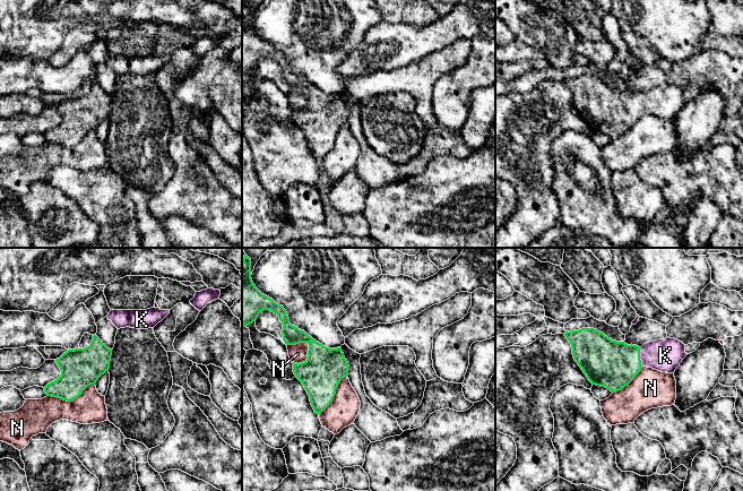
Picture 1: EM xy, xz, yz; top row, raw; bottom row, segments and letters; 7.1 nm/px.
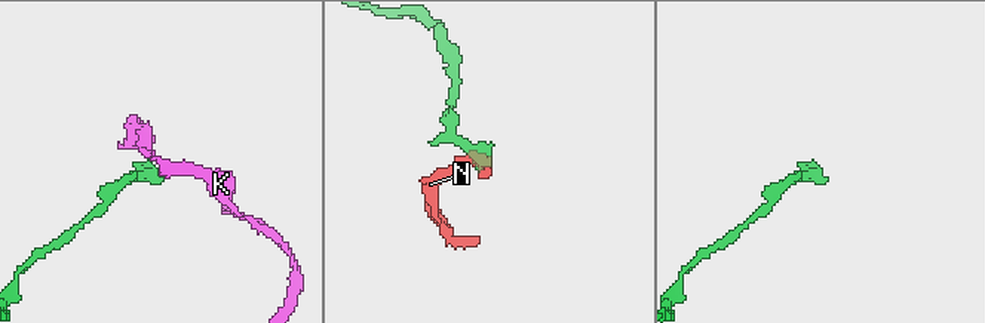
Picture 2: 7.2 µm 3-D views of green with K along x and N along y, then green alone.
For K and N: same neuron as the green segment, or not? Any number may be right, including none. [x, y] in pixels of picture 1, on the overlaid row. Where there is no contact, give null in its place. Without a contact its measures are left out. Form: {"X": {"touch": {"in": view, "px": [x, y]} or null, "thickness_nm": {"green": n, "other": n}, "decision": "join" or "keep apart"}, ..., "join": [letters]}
{"K": {"touch": {"in": "yz", "px": [639, 356]}, "thickness_nm": {"green": 340, "other": 240}, "decision": "join"}, "N": {"touch": {"in": "xz", "px": [305, 342]}, "thickness_nm": {"green": 280, "other": 130}, "decision": "keep apart"}, "join": ["K"]}

